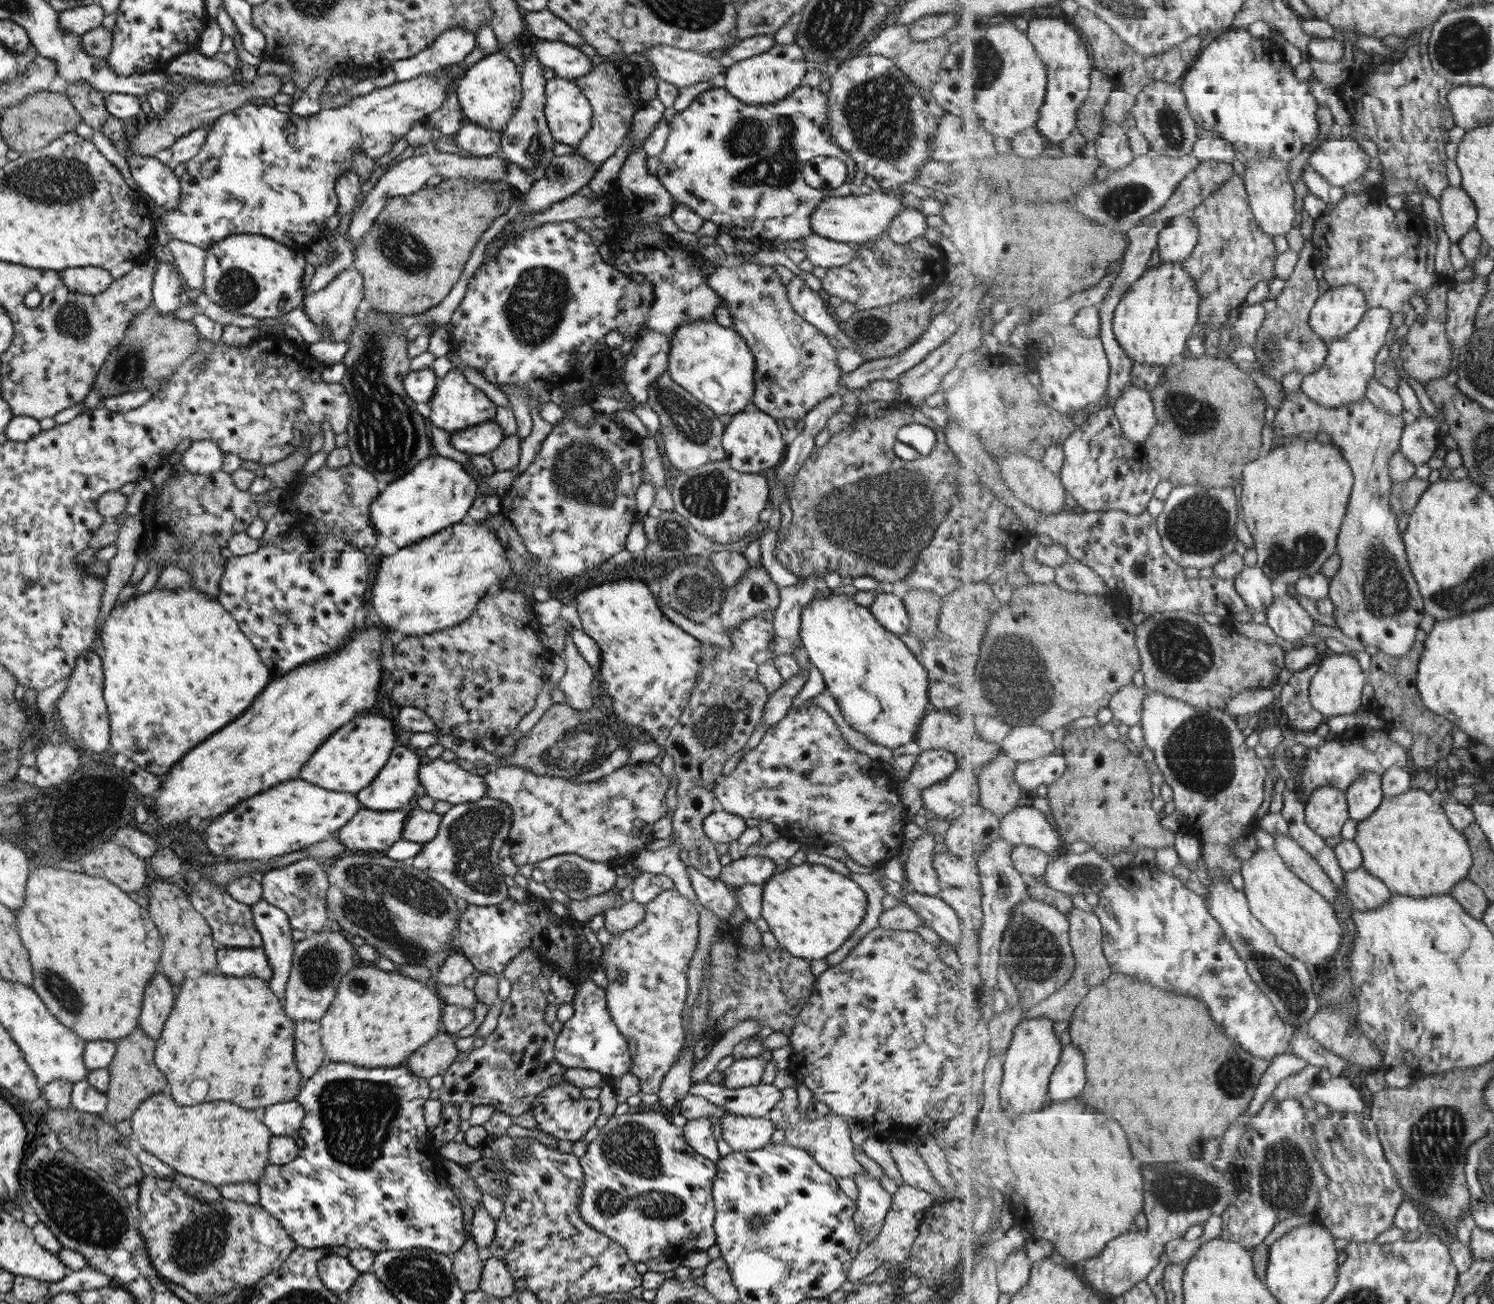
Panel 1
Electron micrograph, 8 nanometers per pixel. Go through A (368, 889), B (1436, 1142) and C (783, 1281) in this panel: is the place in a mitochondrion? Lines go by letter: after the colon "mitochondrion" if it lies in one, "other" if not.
A: mitochondrion
B: mitochondrion
C: other

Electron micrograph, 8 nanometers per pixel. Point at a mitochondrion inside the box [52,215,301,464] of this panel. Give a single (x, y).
(236, 287)

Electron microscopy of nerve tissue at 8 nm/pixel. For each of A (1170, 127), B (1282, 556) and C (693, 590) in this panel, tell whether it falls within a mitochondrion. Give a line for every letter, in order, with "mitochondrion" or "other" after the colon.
A: mitochondrion
B: mitochondrion
C: mitochondrion

